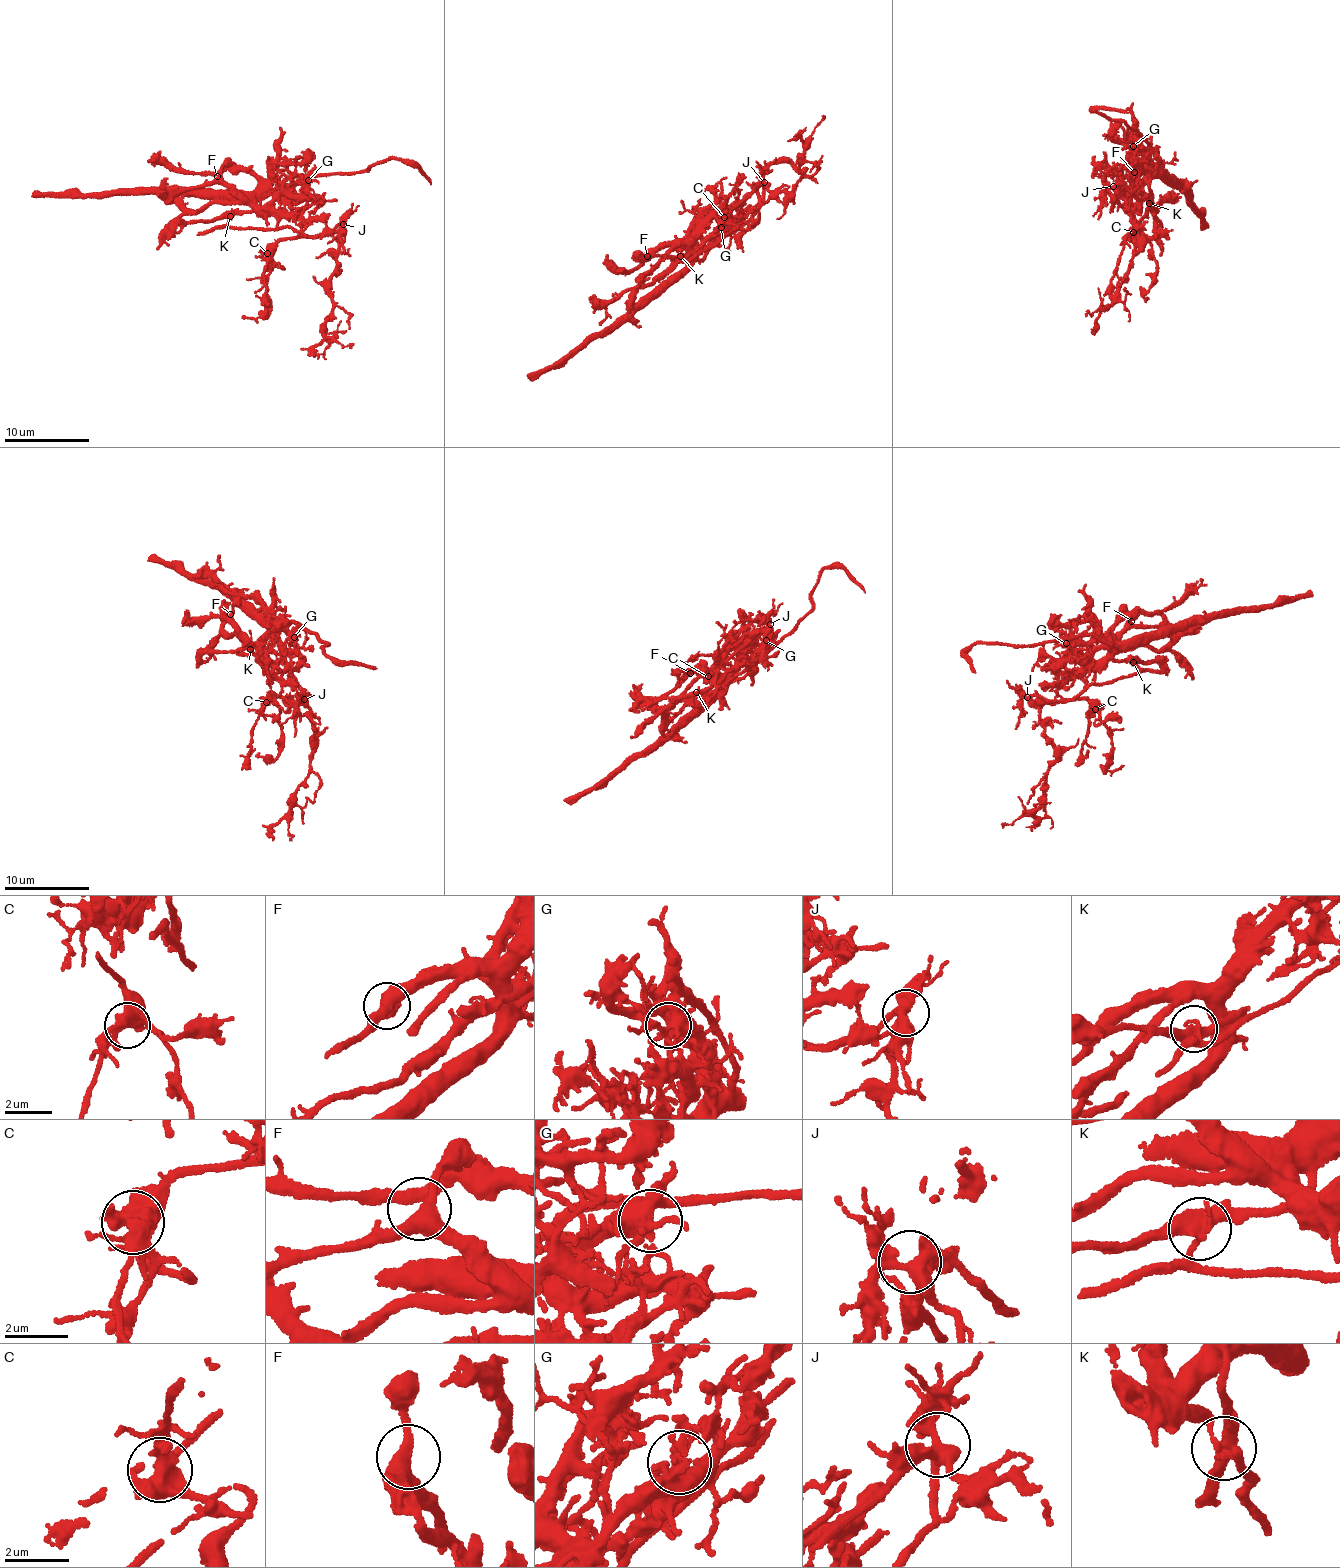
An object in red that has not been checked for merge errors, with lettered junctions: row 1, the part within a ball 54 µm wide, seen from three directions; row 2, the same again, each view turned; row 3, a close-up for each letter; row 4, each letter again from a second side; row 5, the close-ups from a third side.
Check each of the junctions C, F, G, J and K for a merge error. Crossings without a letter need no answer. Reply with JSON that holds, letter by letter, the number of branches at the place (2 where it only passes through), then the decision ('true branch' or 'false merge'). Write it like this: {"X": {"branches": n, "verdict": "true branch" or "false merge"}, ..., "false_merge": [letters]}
{"C": {"branches": 4, "verdict": "true branch"}, "F": {"branches": 3, "verdict": "true branch"}, "G": {"branches": 6, "verdict": "true branch"}, "J": {"branches": 5, "verdict": "true branch"}, "K": {"branches": 4, "verdict": "false merge"}, "false_merge": ["K"]}

